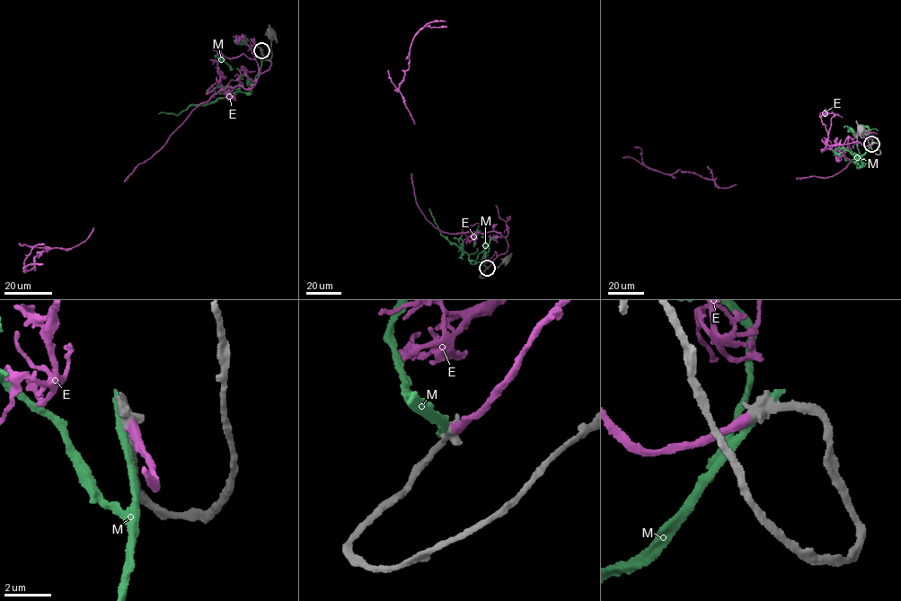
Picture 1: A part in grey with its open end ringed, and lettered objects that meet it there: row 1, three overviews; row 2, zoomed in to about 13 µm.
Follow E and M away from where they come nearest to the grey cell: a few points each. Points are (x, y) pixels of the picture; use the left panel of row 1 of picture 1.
E: (261, 50), (270, 64), (255, 83), (201, 103), (136, 165), (87, 239), (41, 251), (22, 272), (45, 244)
M: (260, 49), (261, 62), (249, 92), (232, 92), (208, 103), (190, 106), (176, 115), (158, 114)

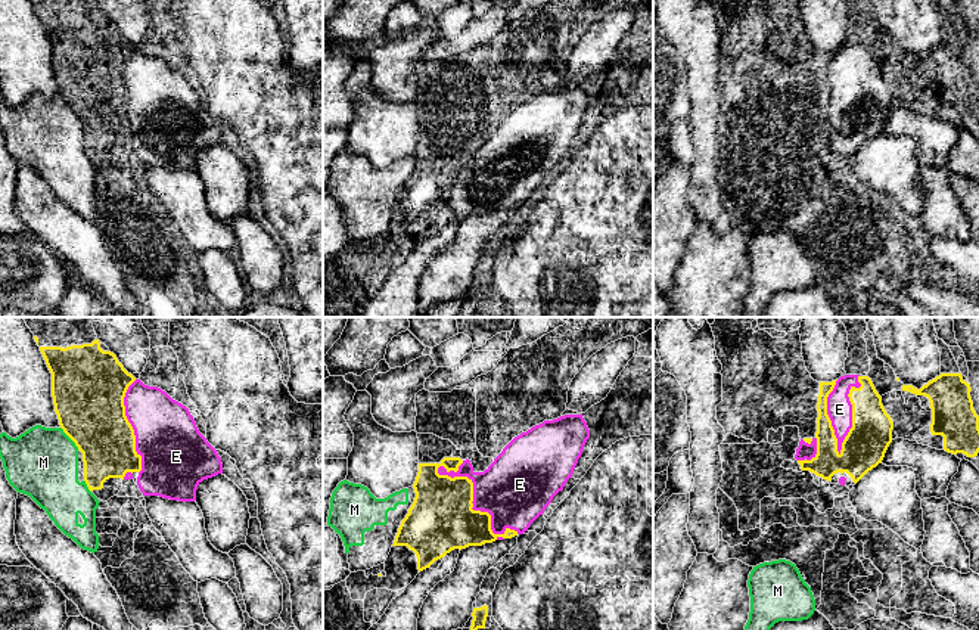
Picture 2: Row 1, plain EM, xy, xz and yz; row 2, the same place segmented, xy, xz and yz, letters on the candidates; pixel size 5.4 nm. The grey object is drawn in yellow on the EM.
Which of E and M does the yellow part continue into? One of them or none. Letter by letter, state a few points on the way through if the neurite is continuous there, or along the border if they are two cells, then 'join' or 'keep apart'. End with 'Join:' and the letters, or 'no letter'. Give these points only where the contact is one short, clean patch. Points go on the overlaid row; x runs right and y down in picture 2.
E: join
M: keep apart
Join: E

